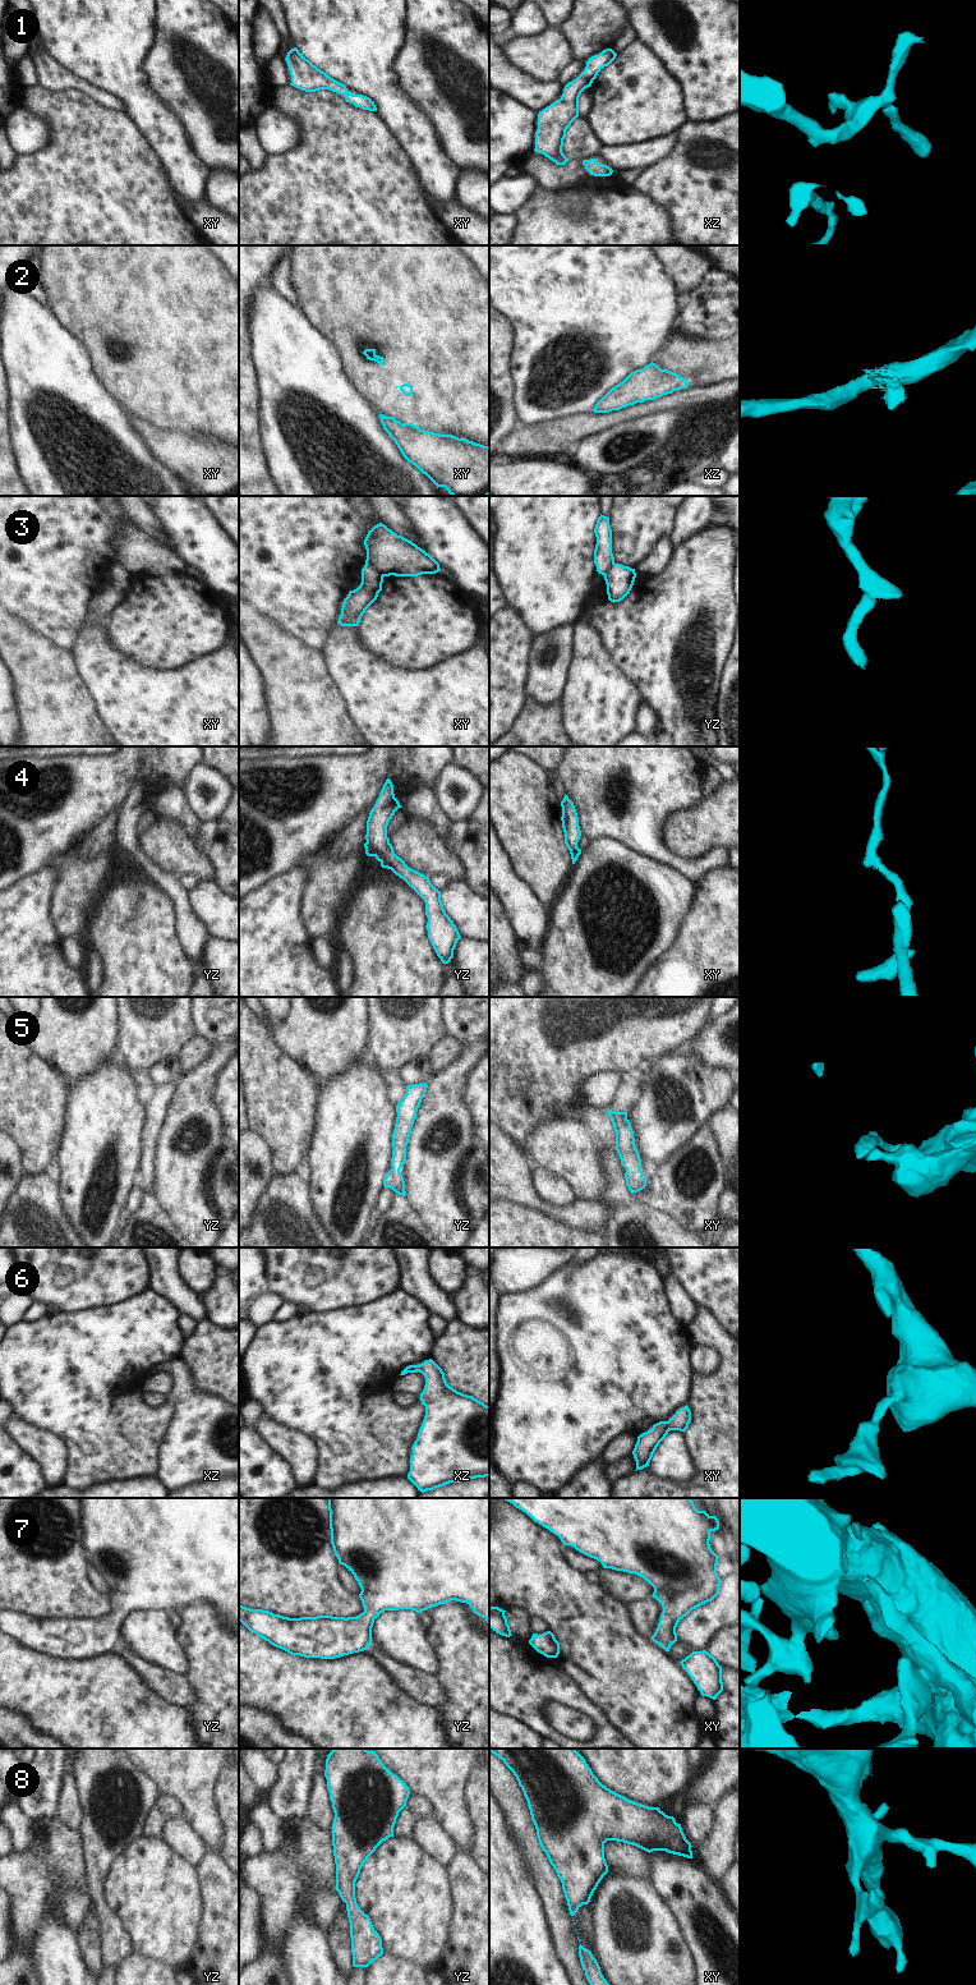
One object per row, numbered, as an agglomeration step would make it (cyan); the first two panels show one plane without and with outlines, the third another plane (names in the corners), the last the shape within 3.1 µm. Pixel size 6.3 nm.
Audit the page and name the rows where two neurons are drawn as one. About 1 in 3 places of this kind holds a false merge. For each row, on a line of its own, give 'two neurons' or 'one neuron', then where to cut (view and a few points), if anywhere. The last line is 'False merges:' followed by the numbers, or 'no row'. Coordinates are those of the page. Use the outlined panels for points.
1: one neuron; no cut
2: two neurons; cut in xy along (404, 423), (419, 430)
3: two neurons; cut in xy along (366, 564), (373, 564), (383, 575)
4: one neuron; no cut
5: one neuron; no cut
6: one neuron; no cut
7: one neuron; no cut
8: one neuron; no cut
False merges: 2, 3

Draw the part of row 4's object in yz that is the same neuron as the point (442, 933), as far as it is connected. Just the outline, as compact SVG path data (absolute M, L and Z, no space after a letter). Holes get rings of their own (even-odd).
M387 778L367 821L365 854L374 856L382 868L391 869L402 878L424 900L425 915L428 918L425 925L428 938L441 961L448 964L454 957L454 950L461 936L443 909L441 891L431 883L428 877L409 868L393 853L393 847L387 837L387 826L399 808L401 805L395 798L393 785Z

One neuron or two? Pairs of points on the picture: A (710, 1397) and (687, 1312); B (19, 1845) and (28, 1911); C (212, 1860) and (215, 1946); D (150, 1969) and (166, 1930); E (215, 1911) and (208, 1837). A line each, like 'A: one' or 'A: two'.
A: two
B: two
C: one
D: two
E: two

